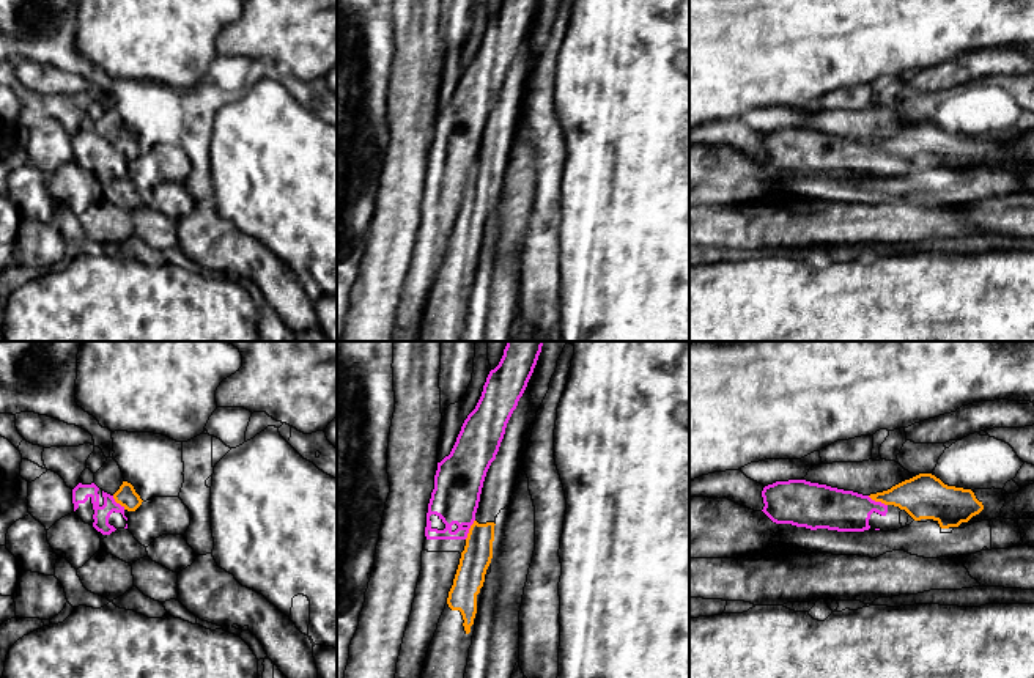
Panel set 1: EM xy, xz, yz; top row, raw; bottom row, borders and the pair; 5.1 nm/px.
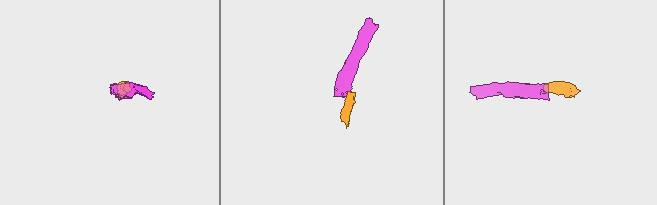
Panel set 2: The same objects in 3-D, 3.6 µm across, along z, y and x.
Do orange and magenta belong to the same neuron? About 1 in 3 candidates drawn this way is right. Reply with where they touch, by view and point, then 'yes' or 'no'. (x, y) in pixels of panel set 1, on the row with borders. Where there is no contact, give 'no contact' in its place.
xz (469, 529) | no

